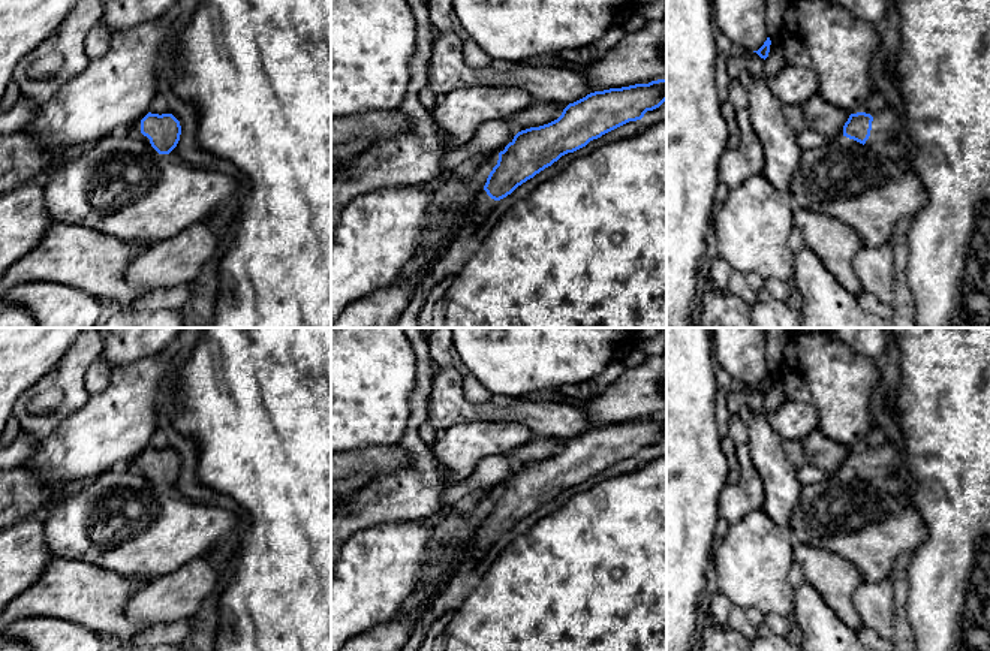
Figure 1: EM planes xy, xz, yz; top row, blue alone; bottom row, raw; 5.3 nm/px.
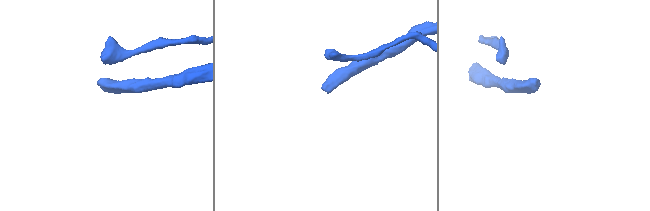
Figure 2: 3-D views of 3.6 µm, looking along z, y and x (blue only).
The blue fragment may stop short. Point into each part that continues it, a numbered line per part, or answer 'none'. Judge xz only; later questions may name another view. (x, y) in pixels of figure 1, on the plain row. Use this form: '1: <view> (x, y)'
1: xz (477, 546)

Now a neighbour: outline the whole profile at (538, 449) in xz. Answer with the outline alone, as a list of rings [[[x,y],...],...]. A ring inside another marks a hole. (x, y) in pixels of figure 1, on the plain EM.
[[[532,437],[532,440],[514,452],[506,455],[512,465],[526,465],[530,462],[539,462],[557,455],[565,444],[565,440],[556,437]]]

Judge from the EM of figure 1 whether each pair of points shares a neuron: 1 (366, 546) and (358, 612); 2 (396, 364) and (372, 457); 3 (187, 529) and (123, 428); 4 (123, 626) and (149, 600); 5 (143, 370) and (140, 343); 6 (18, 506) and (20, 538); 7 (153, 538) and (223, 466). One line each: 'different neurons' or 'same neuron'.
1: same neuron
2: different neurons
3: different neurons
4: different neurons
5: different neurons
6: different neurons
7: different neurons

